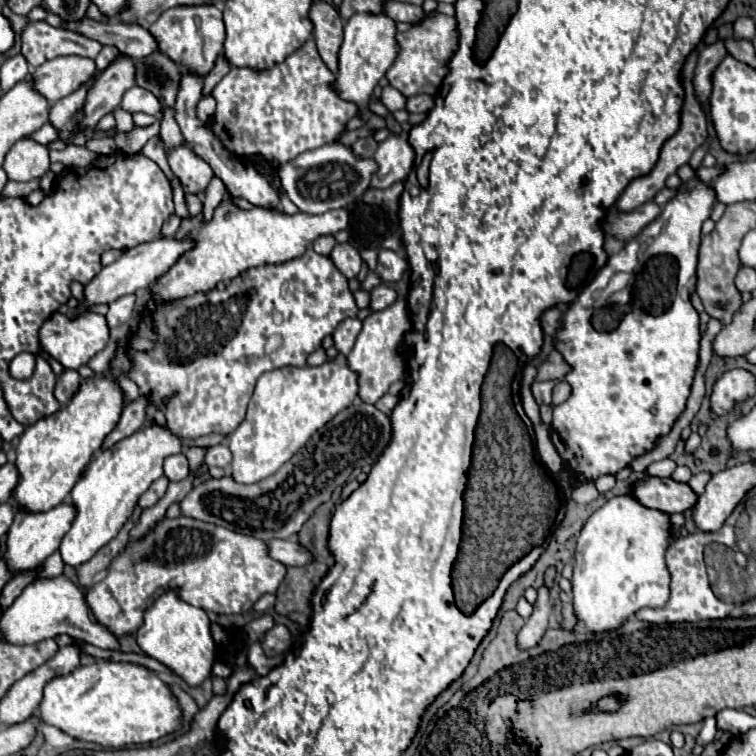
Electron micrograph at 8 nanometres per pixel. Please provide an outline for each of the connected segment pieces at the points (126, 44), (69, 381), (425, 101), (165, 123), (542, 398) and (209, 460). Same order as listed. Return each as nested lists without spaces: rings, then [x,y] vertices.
[[[84,18],[62,22],[62,28],[98,40],[100,44],[114,44],[122,54],[128,54],[132,58],[144,58],[158,50],[158,40],[138,24],[120,24],[118,20],[102,24]]]
[[[64,370],[60,376],[58,376],[58,382],[56,382],[56,390],[54,390],[54,396],[56,400],[60,402],[60,406],[64,406],[72,394],[76,392],[80,384],[80,376],[76,370]]]
[[[412,96],[408,98],[408,112],[430,112],[434,108],[434,96]]]
[[[164,108],[162,110],[160,136],[162,136],[164,144],[166,144],[166,148],[172,148],[172,146],[184,142],[184,136],[182,136],[182,132],[178,128],[178,122],[176,122],[176,110],[174,108]]]
[[[532,384],[532,394],[538,404],[552,404],[552,386],[554,384]]]
[[[218,444],[218,446],[212,446],[208,448],[208,454],[206,454],[206,464],[208,466],[220,466],[220,468],[226,468],[230,464],[232,456],[230,456],[230,450],[226,444]]]

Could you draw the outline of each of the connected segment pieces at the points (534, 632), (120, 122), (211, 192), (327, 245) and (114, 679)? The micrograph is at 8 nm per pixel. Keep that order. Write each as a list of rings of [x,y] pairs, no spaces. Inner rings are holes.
[[[544,584],[538,588],[538,600],[534,604],[532,616],[526,620],[518,634],[518,644],[520,648],[532,648],[540,642],[548,628],[548,620],[552,614],[552,602],[550,602],[550,588]]]
[[[114,108],[114,118],[116,118],[116,126],[120,132],[128,132],[134,128],[134,122],[132,122],[132,116],[124,110],[124,108]]]
[[[214,178],[214,180],[208,184],[204,195],[203,221],[209,222],[213,217],[214,210],[224,196],[226,196],[226,188],[224,188],[222,180],[220,180],[220,178]]]
[[[326,234],[326,236],[320,236],[320,238],[316,238],[316,240],[312,242],[312,248],[314,248],[318,254],[324,254],[324,256],[328,256],[328,254],[330,254],[330,250],[334,248],[334,244],[336,244],[334,236]]]
[[[104,660],[100,664],[78,666],[68,676],[50,680],[44,688],[44,700],[40,704],[40,718],[42,722],[52,724],[78,740],[94,742],[100,746],[108,746],[108,748],[150,744],[182,728],[182,708],[176,696],[152,670],[140,664],[112,662],[112,660]]]

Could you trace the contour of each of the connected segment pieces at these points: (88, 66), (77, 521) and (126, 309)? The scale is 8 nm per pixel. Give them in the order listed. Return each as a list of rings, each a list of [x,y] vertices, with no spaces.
[[[58,56],[38,66],[32,78],[34,88],[54,104],[60,98],[76,92],[82,84],[90,80],[94,72],[94,60],[82,56]]]
[[[152,420],[132,436],[116,442],[110,448],[96,452],[88,470],[84,472],[84,476],[78,480],[70,494],[78,514],[72,522],[72,528],[62,538],[60,544],[62,560],[70,566],[80,566],[86,560],[90,560],[104,544],[108,544],[124,526],[124,522],[130,518],[140,494],[144,494],[148,486],[164,474],[162,470],[164,458],[178,454],[180,450],[182,450],[180,436],[174,434],[168,428],[168,424],[160,426],[156,420]]]
[[[128,294],[128,296],[122,296],[118,298],[116,302],[110,304],[110,310],[106,314],[106,320],[108,320],[108,326],[122,326],[124,322],[130,320],[132,316],[132,310],[134,310],[134,294]]]

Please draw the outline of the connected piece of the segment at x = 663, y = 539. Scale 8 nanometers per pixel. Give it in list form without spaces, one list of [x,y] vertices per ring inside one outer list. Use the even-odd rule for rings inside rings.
[[[634,494],[610,498],[584,524],[576,542],[576,564],[572,576],[574,612],[590,632],[618,628],[628,616],[640,608],[662,608],[670,598],[670,572],[666,566],[666,550],[672,542],[670,514],[646,508]]]

